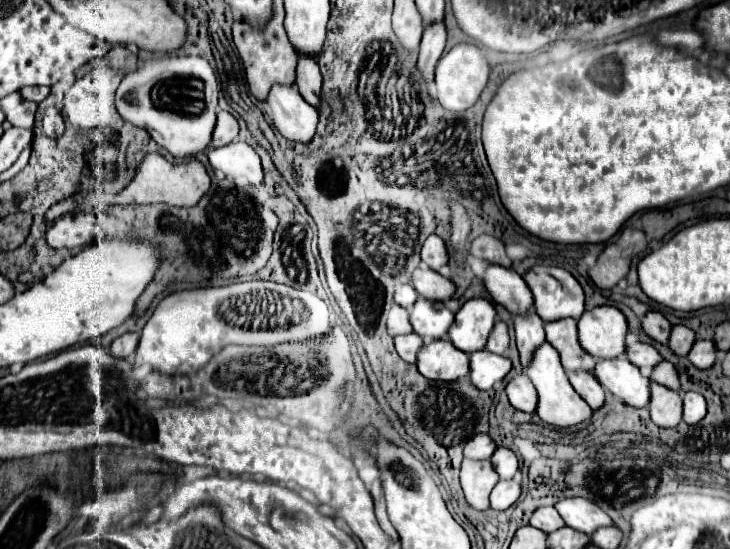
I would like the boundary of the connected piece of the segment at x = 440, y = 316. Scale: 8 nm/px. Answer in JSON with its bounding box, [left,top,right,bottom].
[410,297,454,341]

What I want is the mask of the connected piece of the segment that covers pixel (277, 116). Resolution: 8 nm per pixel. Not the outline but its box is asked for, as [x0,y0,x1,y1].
[266,85,318,145]

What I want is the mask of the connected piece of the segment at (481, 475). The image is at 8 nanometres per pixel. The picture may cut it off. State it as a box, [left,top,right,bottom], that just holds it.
[460,459,498,509]

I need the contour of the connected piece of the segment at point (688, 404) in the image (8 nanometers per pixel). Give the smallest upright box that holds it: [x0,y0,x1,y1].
[684,391,706,425]

